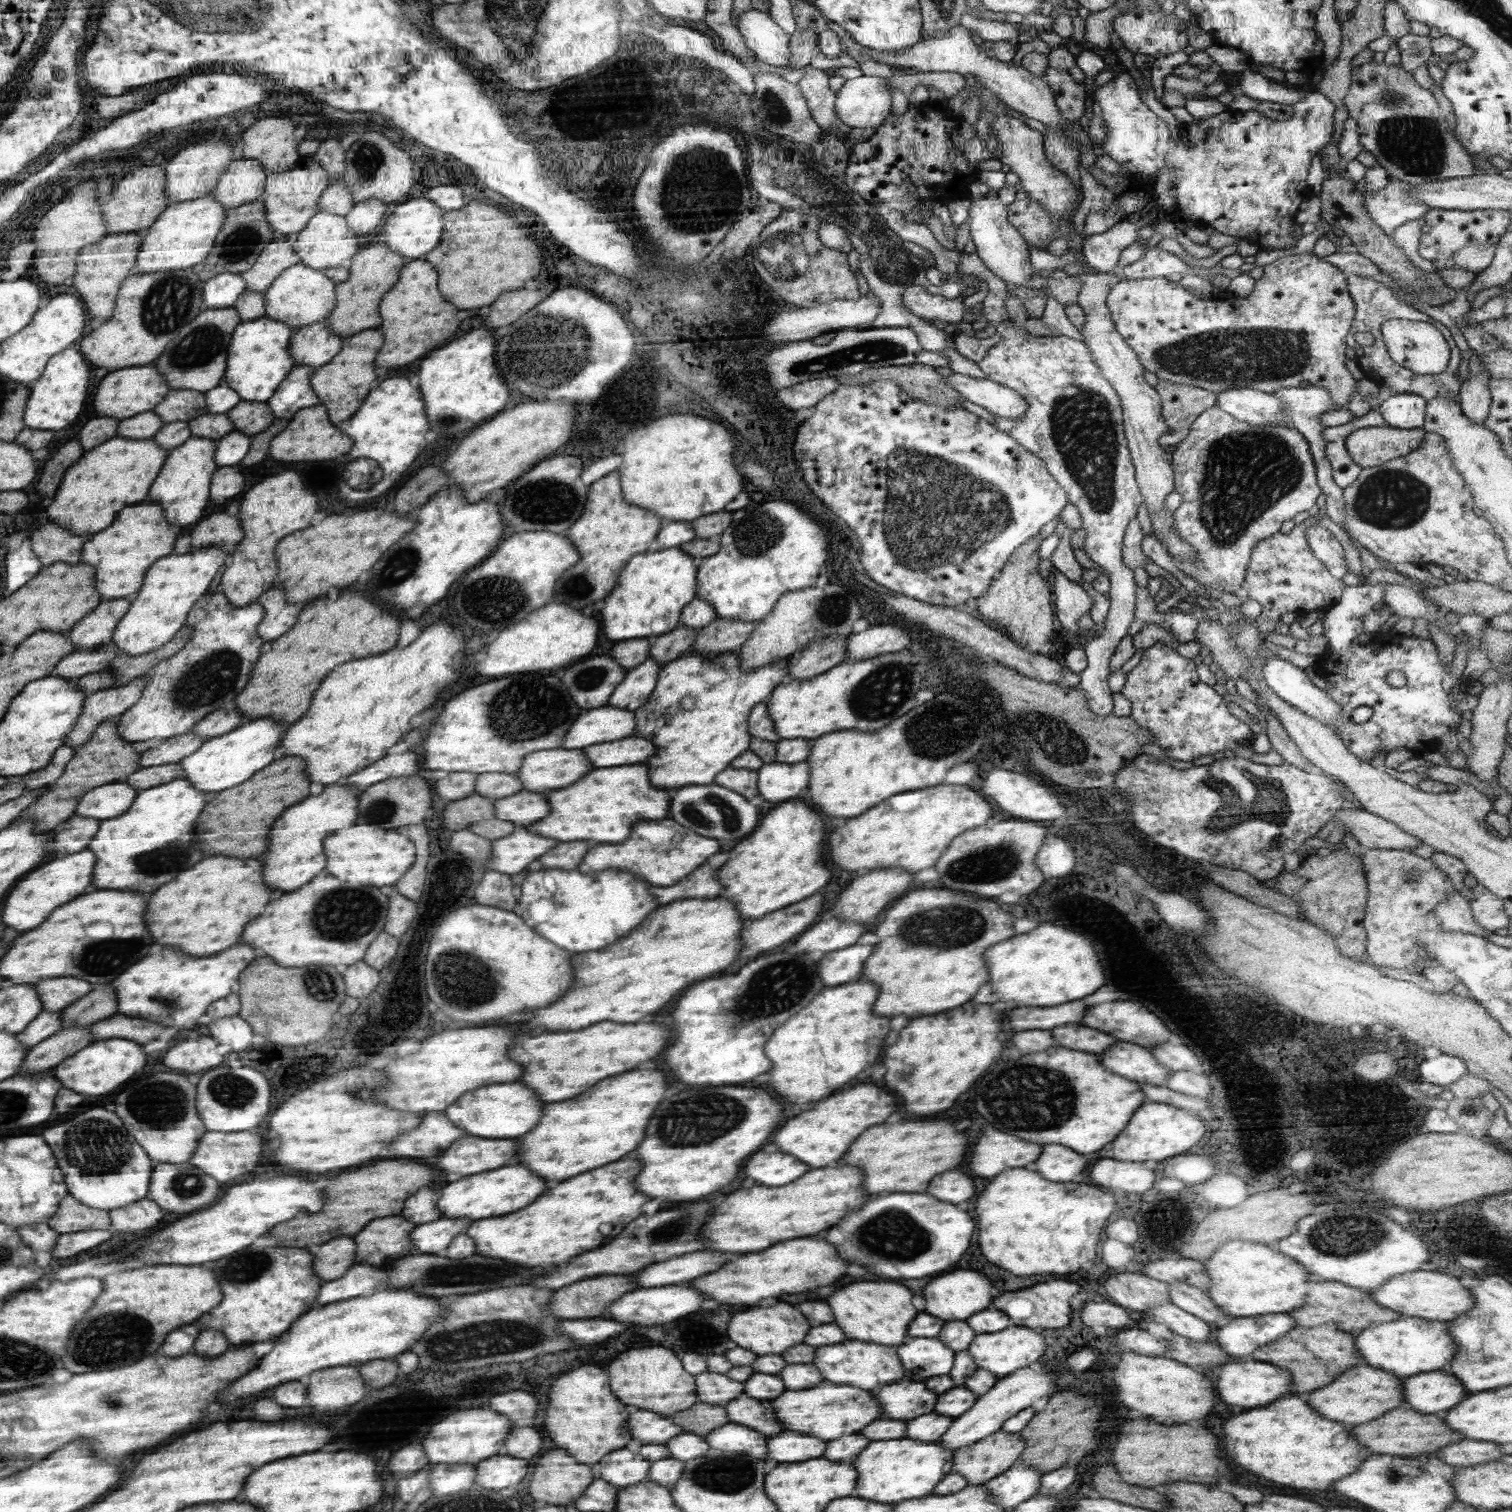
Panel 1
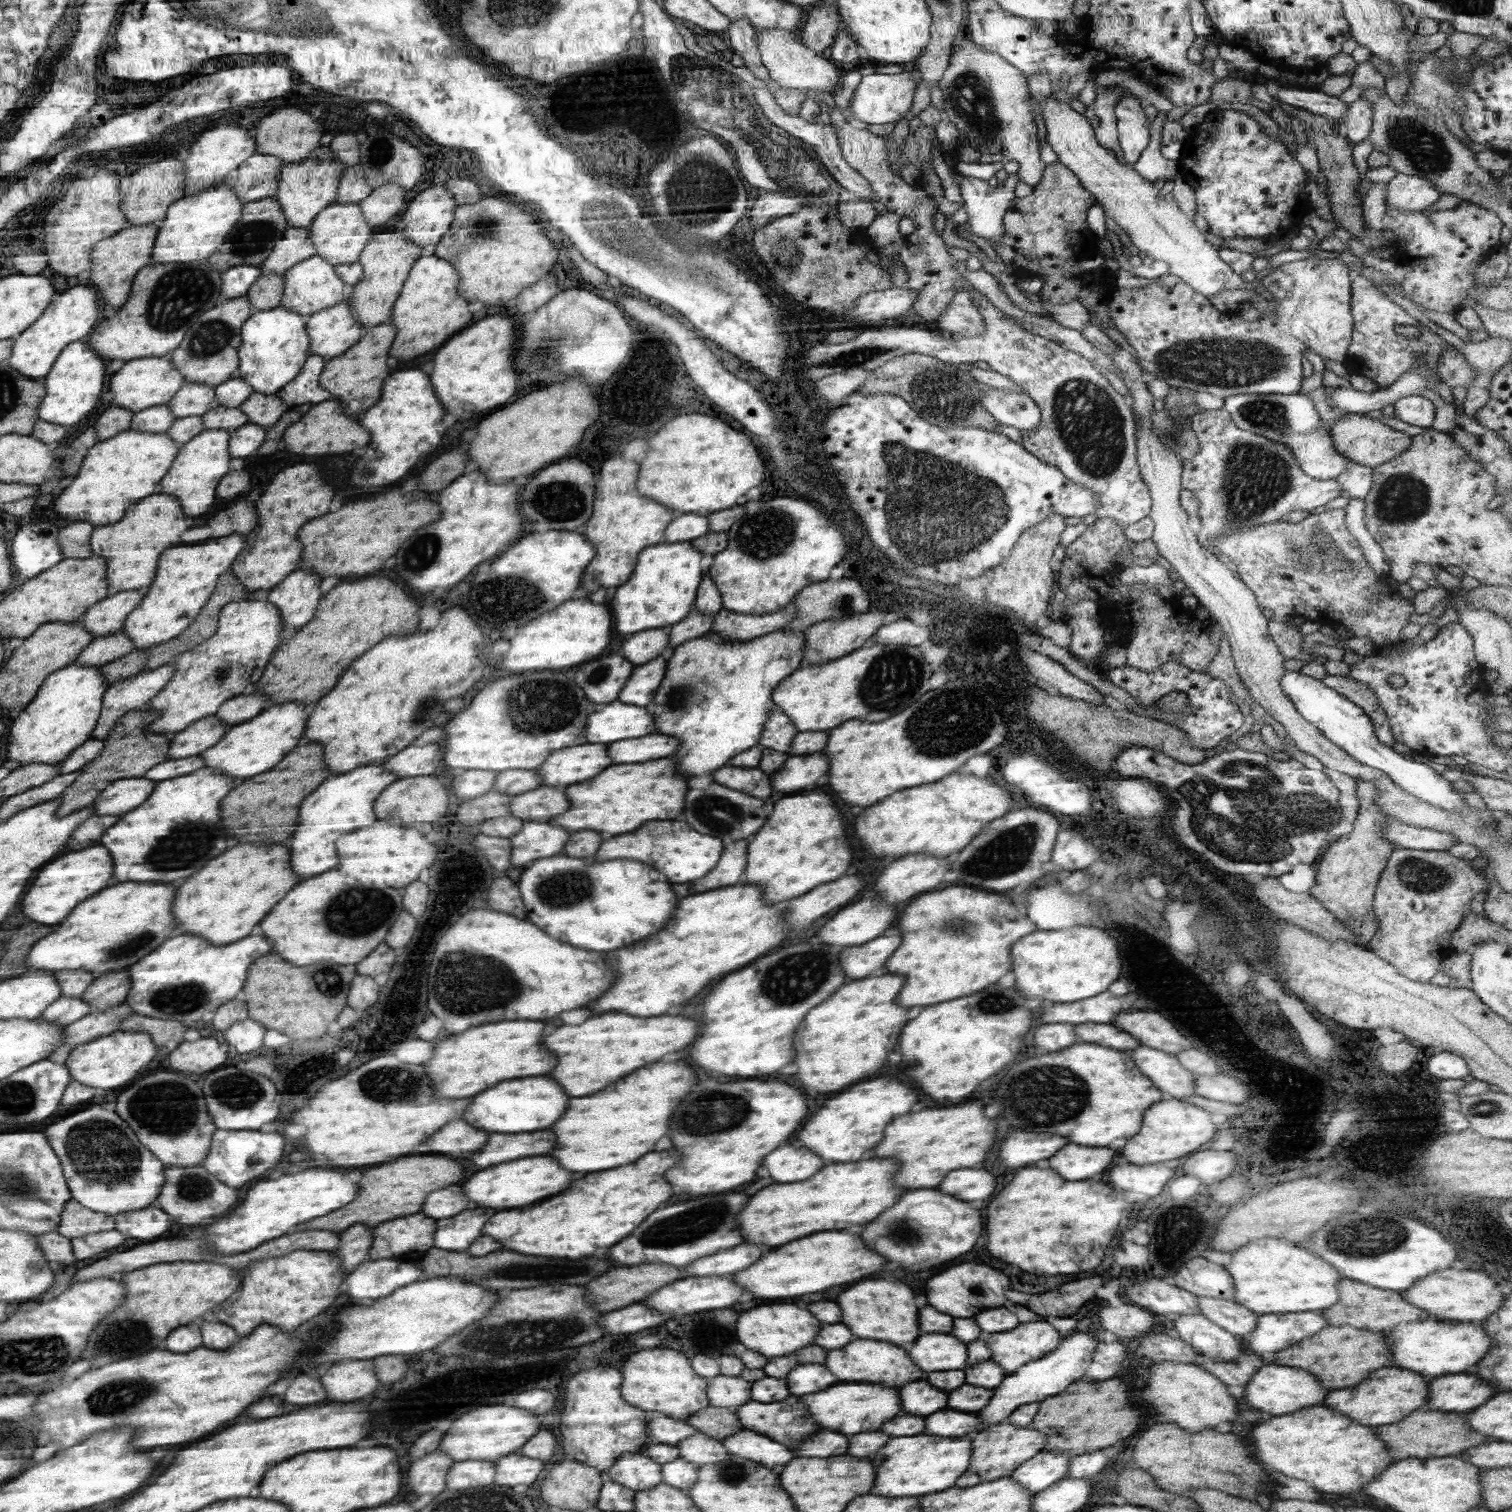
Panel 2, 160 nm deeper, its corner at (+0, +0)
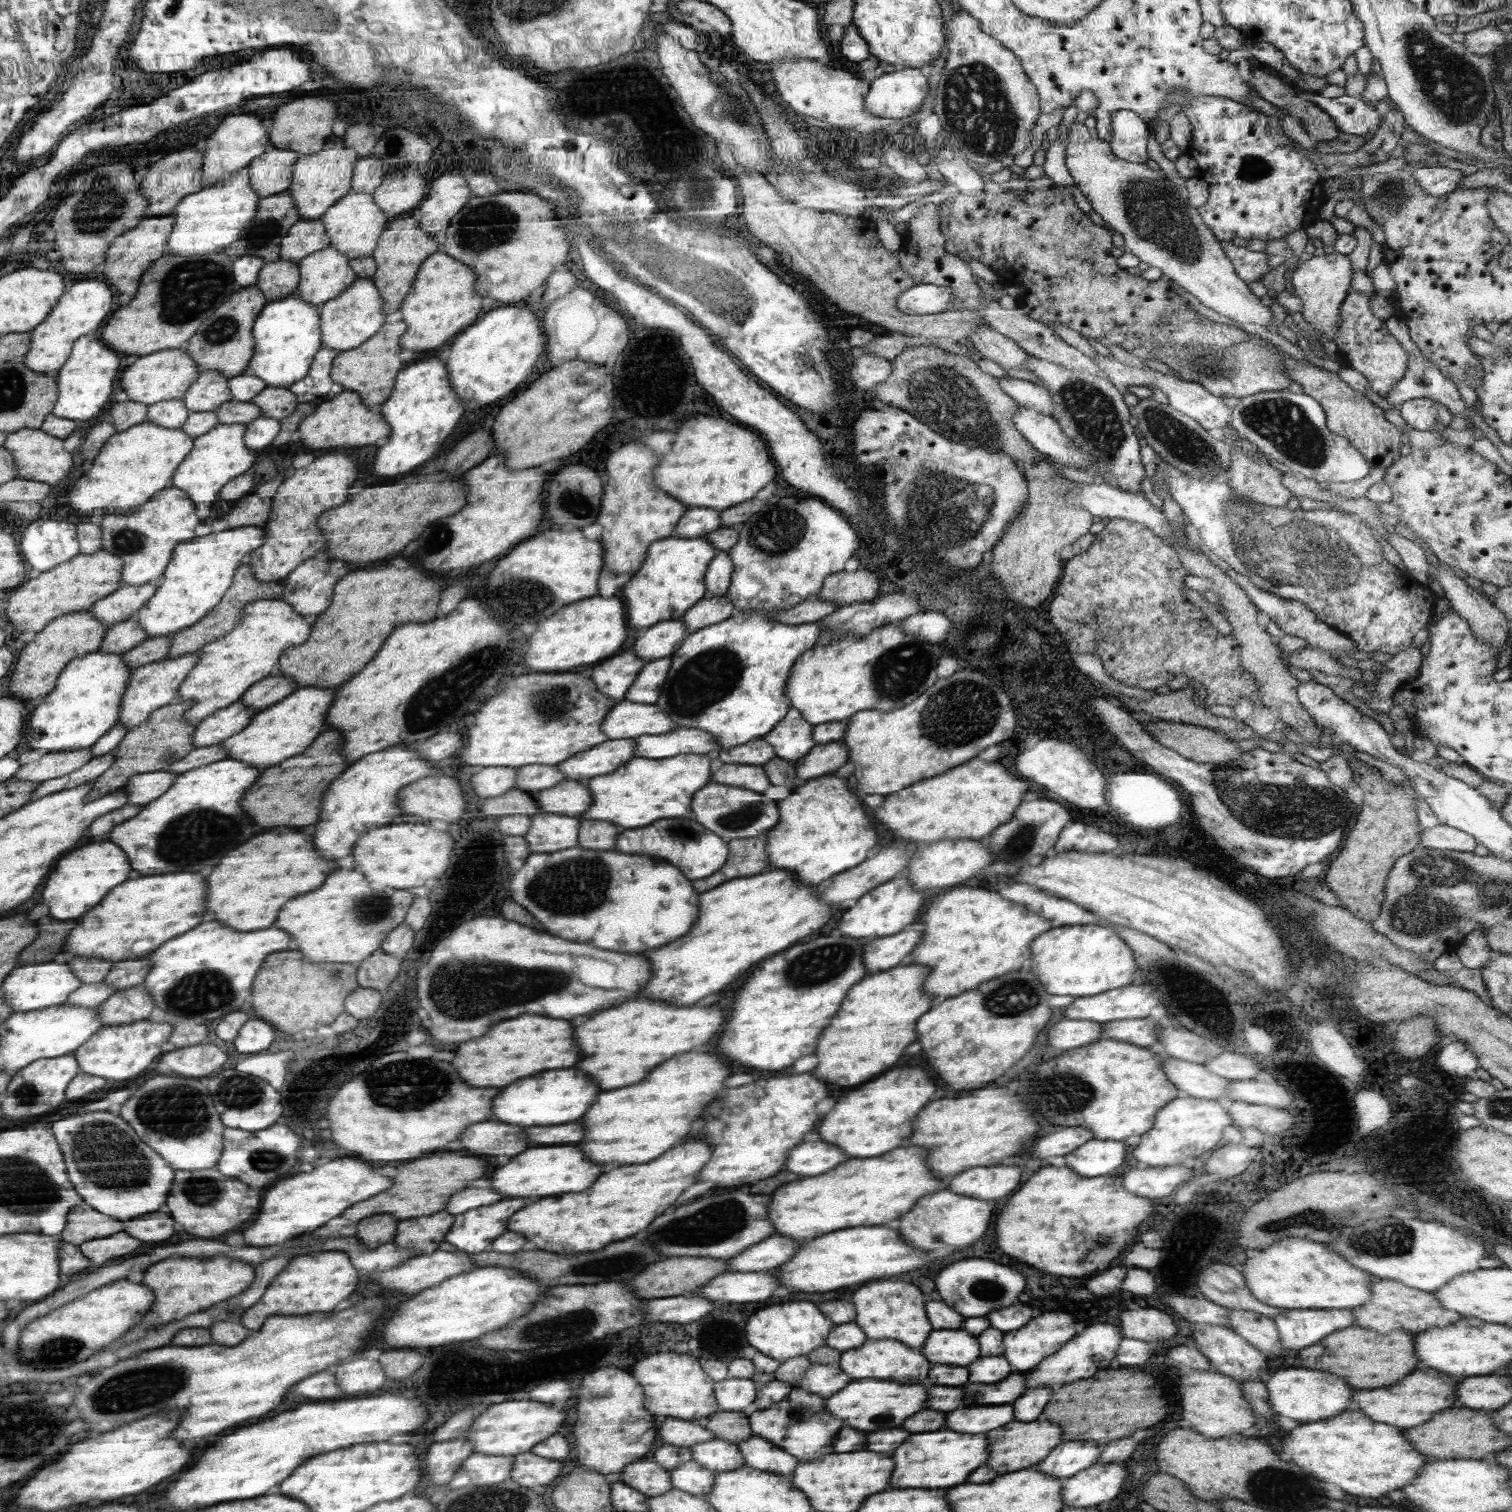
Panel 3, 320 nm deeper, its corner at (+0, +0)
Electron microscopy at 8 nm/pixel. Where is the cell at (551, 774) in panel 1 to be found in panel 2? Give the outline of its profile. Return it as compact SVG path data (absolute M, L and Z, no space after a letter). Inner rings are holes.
M584 744L558 750L540 766L538 774L542 774L548 786L568 786L590 780L612 764L606 748L604 744Z

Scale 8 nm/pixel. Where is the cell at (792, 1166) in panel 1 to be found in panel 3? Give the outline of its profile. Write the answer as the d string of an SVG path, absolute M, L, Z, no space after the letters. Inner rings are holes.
M802 1142L790 1152L790 1162L786 1162L786 1170L800 1176L818 1176L840 1162L848 1160L846 1154L838 1146L830 1146L828 1142Z

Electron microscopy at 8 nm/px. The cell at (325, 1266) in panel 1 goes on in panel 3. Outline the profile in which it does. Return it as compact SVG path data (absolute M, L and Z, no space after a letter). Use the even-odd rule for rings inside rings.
M388 1214L364 1218L358 1224L357 1234L354 1234L354 1237L360 1239L366 1248L378 1248L380 1245L393 1242L399 1221L397 1218L388 1216Z

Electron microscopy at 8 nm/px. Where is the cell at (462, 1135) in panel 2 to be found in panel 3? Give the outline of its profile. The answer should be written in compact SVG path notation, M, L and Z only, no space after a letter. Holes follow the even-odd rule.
M502 1122L474 1124L466 1134L462 1134L460 1142L466 1152L488 1156L516 1156L528 1148L524 1128Z

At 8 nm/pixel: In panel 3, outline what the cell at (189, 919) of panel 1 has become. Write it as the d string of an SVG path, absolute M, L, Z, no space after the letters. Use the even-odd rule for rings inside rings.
M286 826L272 828L222 858L222 866L216 866L208 876L210 898L206 912L216 912L214 920L242 932L270 928L278 918L278 910L288 900L320 888L324 878L334 872L334 864L318 854L310 834Z

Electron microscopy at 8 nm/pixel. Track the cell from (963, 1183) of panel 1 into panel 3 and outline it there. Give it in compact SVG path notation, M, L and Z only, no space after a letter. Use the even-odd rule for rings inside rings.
M987 1166L952 1176L948 1190L969 1197L998 1200L1018 1190L1020 1182L1022 1168L1018 1166Z

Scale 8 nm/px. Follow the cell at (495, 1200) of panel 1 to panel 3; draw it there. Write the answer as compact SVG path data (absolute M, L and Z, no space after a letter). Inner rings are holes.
M540 1146L528 1148L506 1166L496 1168L492 1172L492 1188L504 1196L556 1196L588 1190L600 1174L602 1166L586 1158L578 1146Z

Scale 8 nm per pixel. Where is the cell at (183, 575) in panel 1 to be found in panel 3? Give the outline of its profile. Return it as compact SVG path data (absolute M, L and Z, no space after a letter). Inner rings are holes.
M241 526L214 532L192 542L183 542L176 548L164 576L157 583L157 592L148 604L136 614L139 625L150 637L173 635L196 625L208 616L221 602L236 572L248 562L253 550L260 549L265 541L265 530L259 526Z

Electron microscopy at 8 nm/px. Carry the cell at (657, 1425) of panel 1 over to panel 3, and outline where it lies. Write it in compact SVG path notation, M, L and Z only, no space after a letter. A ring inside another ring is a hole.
M666 1418L658 1430L662 1430L660 1440L664 1444L684 1446L684 1448L691 1448L694 1444L708 1442L714 1438L713 1432L706 1430L705 1426L698 1426L688 1420L678 1420L678 1418Z

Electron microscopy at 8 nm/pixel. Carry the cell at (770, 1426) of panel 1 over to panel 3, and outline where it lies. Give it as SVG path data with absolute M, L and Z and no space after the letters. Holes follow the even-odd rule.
M800 1388L792 1390L782 1402L770 1406L768 1410L762 1409L750 1414L749 1420L750 1426L754 1426L753 1436L780 1446L788 1454L796 1456L800 1462L824 1458L826 1454L834 1452L832 1442L842 1430L842 1420L830 1416L824 1398Z

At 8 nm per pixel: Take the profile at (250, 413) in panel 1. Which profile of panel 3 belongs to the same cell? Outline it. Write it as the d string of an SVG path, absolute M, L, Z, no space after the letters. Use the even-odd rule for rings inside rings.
M267 386L251 400L262 410L262 415L281 421L290 416L299 403L294 391L286 387Z

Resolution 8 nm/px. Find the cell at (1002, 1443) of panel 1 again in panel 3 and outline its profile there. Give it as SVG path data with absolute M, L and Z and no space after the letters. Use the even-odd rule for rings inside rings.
M1046 1419L1034 1422L1016 1421L990 1430L988 1440L990 1440L988 1466L1001 1475L1034 1467L1038 1462L1042 1462L1052 1449L1063 1441L1063 1430L1059 1424Z

